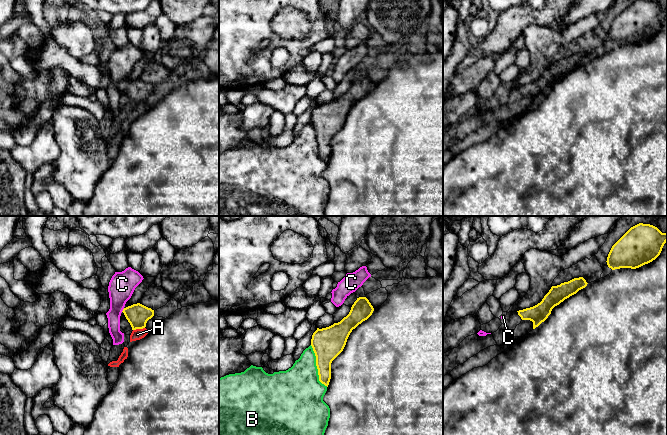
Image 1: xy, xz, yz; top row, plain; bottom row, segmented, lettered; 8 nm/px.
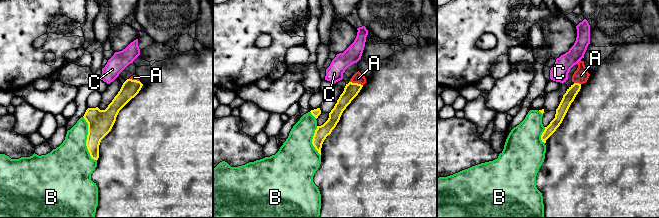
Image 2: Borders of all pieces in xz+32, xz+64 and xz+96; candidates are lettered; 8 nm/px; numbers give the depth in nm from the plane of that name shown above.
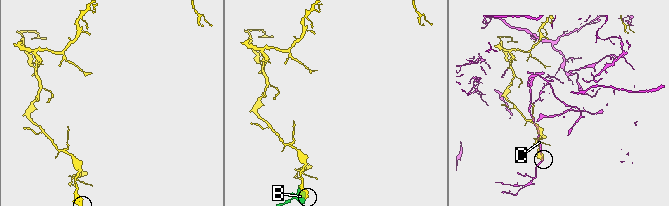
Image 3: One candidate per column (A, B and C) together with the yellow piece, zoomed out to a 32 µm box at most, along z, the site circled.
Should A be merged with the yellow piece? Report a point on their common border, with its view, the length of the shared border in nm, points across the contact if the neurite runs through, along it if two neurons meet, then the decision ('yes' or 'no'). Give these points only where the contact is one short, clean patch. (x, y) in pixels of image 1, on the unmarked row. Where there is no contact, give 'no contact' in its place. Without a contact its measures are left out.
xy (138, 104) | 100 nm | across xy (137, 91), (138, 104), (137, 110) | yes

